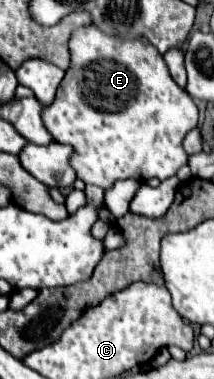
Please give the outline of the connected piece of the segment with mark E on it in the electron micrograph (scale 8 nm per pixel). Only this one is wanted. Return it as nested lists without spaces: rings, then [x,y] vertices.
[[[91,25],[75,31],[69,47],[71,67],[59,85],[55,103],[43,109],[43,123],[57,143],[75,147],[71,165],[75,167],[77,177],[89,185],[107,189],[117,179],[147,181],[157,177],[159,181],[165,181],[187,165],[189,155],[183,149],[183,139],[197,127],[197,105],[191,95],[173,81],[163,55],[157,53],[145,39],[113,39],[95,31]]]

